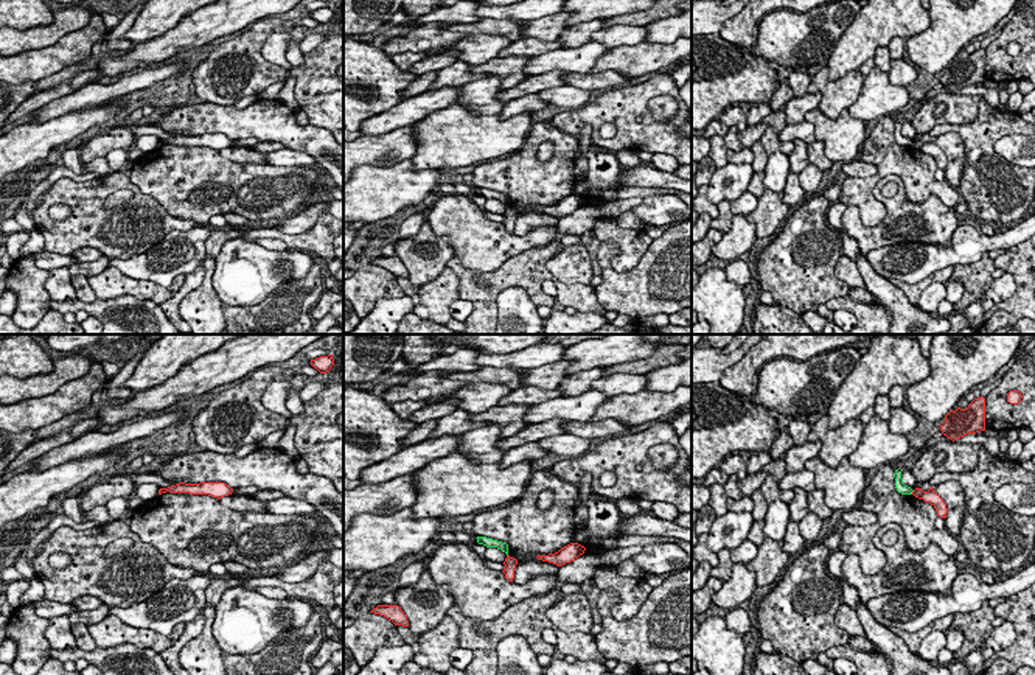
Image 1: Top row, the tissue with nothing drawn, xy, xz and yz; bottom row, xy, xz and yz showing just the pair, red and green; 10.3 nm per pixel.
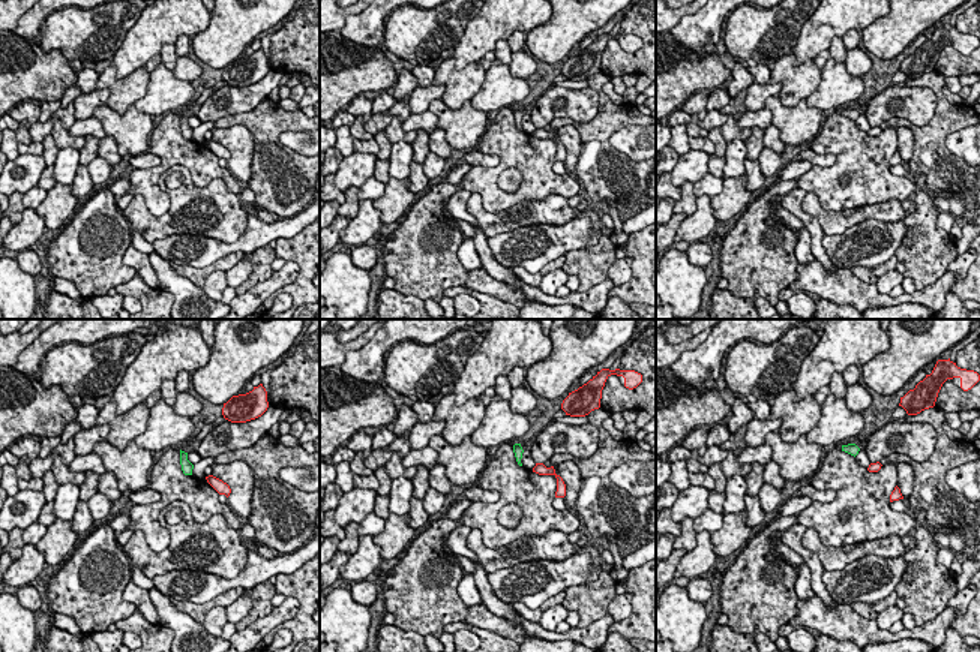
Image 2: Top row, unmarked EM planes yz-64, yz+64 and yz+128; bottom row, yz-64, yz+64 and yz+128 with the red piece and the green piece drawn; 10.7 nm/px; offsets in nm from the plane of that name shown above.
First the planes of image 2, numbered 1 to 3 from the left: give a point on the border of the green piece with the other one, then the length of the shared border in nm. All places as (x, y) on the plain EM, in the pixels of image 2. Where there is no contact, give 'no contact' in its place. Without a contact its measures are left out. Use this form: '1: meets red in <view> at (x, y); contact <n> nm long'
1: no contact
2: no contact
3: no contact

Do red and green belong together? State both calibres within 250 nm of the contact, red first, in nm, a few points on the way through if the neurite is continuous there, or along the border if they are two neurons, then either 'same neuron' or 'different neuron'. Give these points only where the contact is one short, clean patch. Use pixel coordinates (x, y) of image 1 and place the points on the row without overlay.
140/100 nm | along yz (914, 142), (911, 145) | different neuron

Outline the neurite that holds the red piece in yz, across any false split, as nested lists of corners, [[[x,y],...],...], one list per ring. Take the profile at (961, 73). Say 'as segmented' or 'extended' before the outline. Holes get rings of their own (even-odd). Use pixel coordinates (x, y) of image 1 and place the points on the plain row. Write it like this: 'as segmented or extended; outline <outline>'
as segmented; outline [[[974,50],[967,61],[950,62],[939,81],[953,93],[985,82],[985,50]]]

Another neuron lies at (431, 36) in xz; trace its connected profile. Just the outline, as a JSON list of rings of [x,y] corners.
[[[424,23],[418,28],[409,31],[407,34],[399,34],[381,45],[387,56],[401,54],[406,51],[426,53],[432,50],[443,50],[452,47],[455,42],[465,37],[465,34],[452,33],[448,30],[451,23]]]

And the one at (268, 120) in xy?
[[[258,98],[246,109],[213,103],[185,104],[171,109],[159,120],[151,121],[146,117],[141,123],[186,135],[224,134],[233,142],[241,138],[278,142],[314,157],[343,193],[343,145],[336,142],[333,131],[309,123],[300,126],[295,112],[278,100]]]

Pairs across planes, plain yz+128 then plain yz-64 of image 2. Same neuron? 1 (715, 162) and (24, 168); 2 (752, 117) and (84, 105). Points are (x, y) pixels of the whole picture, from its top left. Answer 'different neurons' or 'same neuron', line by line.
1: different neurons
2: different neurons

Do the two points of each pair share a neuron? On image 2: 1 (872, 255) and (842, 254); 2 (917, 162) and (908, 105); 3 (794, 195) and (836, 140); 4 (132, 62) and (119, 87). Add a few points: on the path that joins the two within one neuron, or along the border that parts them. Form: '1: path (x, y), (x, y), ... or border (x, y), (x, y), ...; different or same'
1: path (865, 254), (850, 254); same
2: border (938, 99), (923, 125), (887, 120); different
3: border (797, 186), (808, 192); different
4: border (111, 62), (117, 78), (125, 78), (144, 66); different

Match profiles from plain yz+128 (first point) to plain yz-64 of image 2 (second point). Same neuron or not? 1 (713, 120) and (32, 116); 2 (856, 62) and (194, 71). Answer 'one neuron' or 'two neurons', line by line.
1: two neurons
2: one neuron

